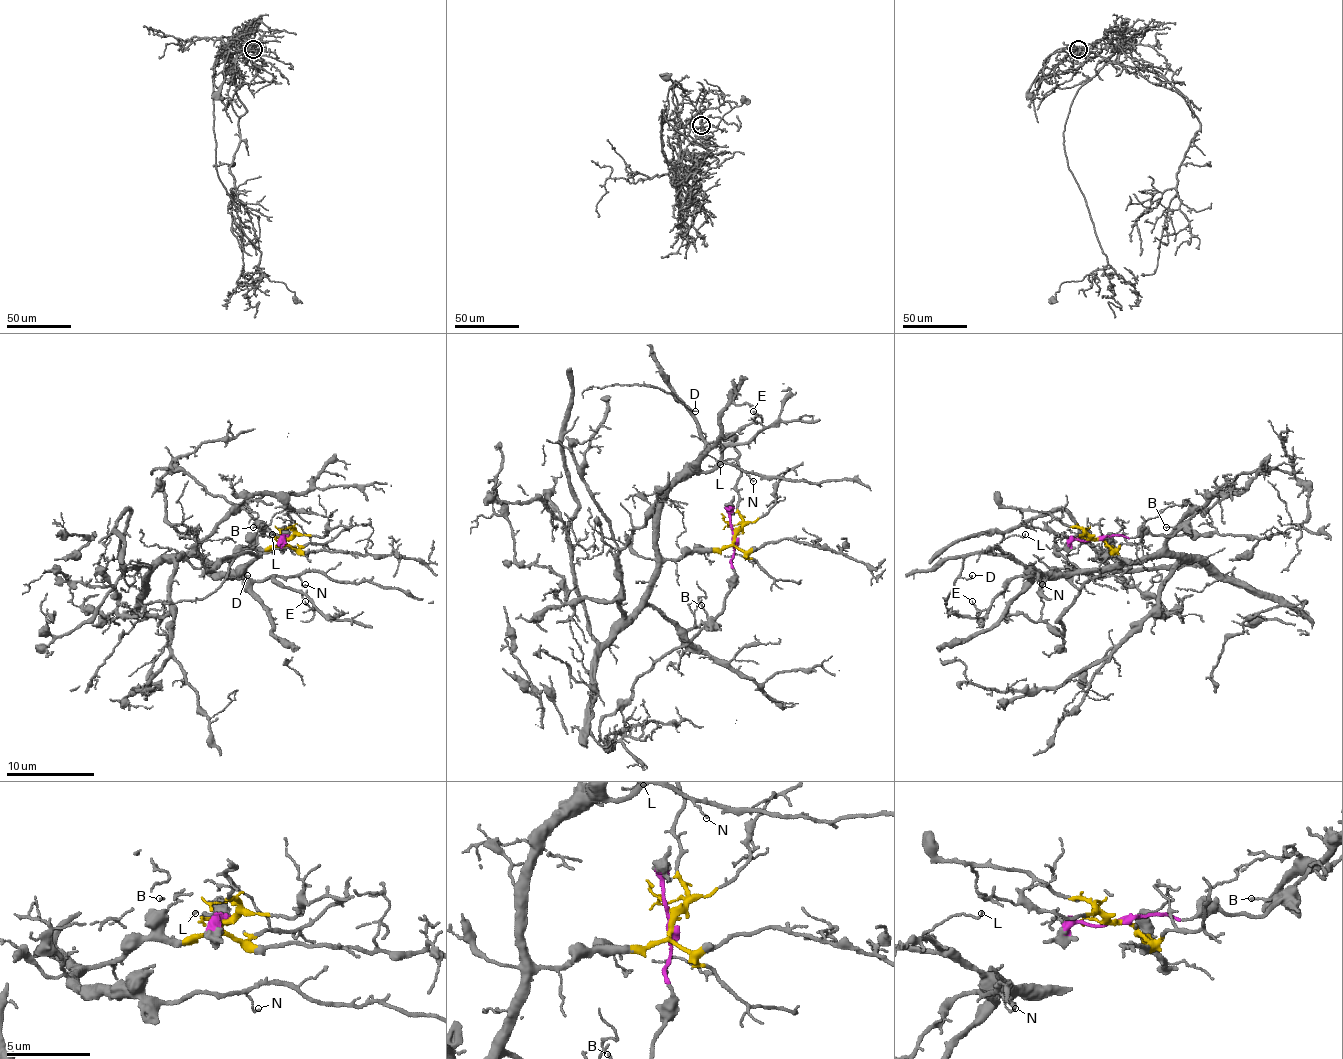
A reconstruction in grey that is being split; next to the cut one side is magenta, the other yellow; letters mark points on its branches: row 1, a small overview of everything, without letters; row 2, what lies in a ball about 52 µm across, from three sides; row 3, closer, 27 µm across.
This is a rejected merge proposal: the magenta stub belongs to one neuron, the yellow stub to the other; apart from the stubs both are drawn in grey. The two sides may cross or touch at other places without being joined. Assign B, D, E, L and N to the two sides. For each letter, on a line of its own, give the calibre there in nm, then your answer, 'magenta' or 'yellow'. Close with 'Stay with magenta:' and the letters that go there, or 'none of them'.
B: 140 nm | magenta
D: 110 nm | yellow
E: 140 nm | yellow
L: 80 nm | yellow
N: 80 nm | yellow
Stay with magenta: B

